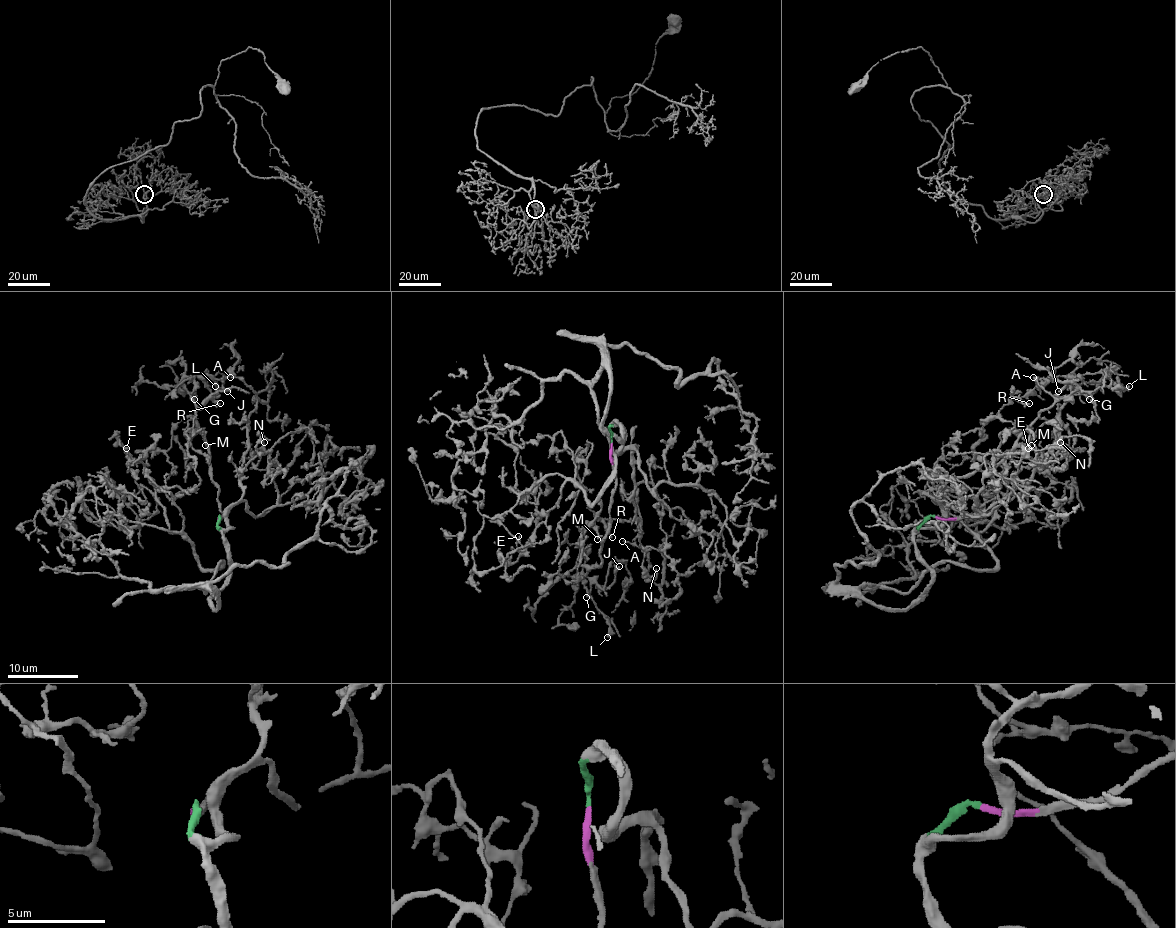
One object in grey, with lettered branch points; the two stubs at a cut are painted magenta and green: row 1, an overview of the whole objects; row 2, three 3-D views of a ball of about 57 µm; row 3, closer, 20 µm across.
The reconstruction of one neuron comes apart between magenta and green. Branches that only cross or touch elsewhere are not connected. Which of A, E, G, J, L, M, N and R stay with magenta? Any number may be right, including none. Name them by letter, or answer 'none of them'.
G, J, L, M

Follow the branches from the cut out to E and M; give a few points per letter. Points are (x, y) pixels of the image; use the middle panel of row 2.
E: (610, 442), (605, 368), (593, 384), (609, 484), (591, 504), (566, 481), (522, 551), (519, 535)
M: (610, 442), (610, 527), (602, 564), (586, 567), (577, 539), (588, 527), (596, 539)

